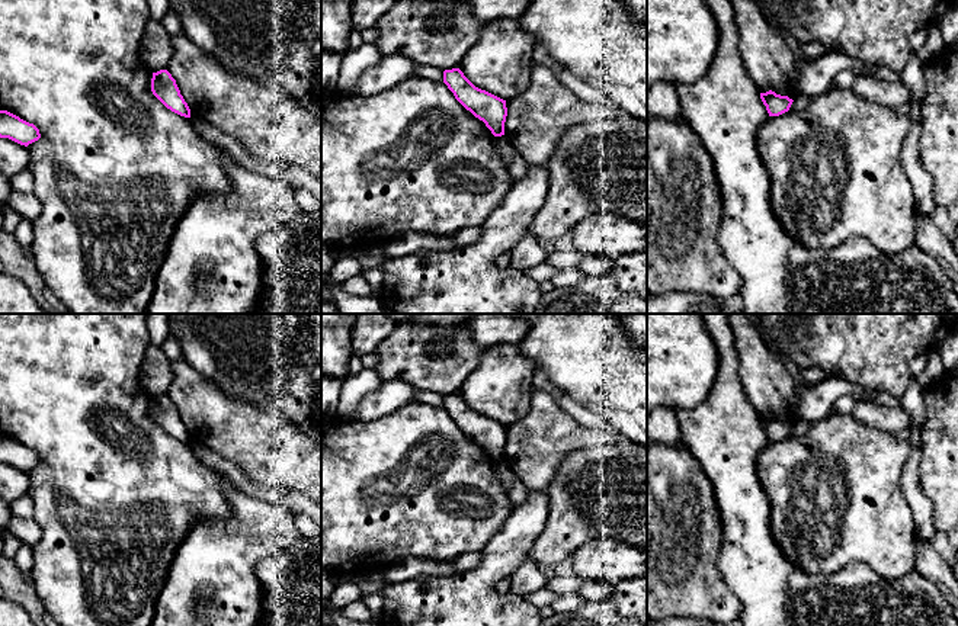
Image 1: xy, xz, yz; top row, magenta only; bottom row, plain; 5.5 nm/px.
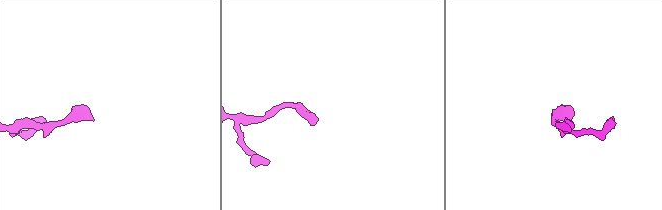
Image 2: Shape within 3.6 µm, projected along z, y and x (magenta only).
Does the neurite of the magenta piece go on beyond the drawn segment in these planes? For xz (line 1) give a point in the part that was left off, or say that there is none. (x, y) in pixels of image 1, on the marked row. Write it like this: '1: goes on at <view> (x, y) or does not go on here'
1: does not go on here

